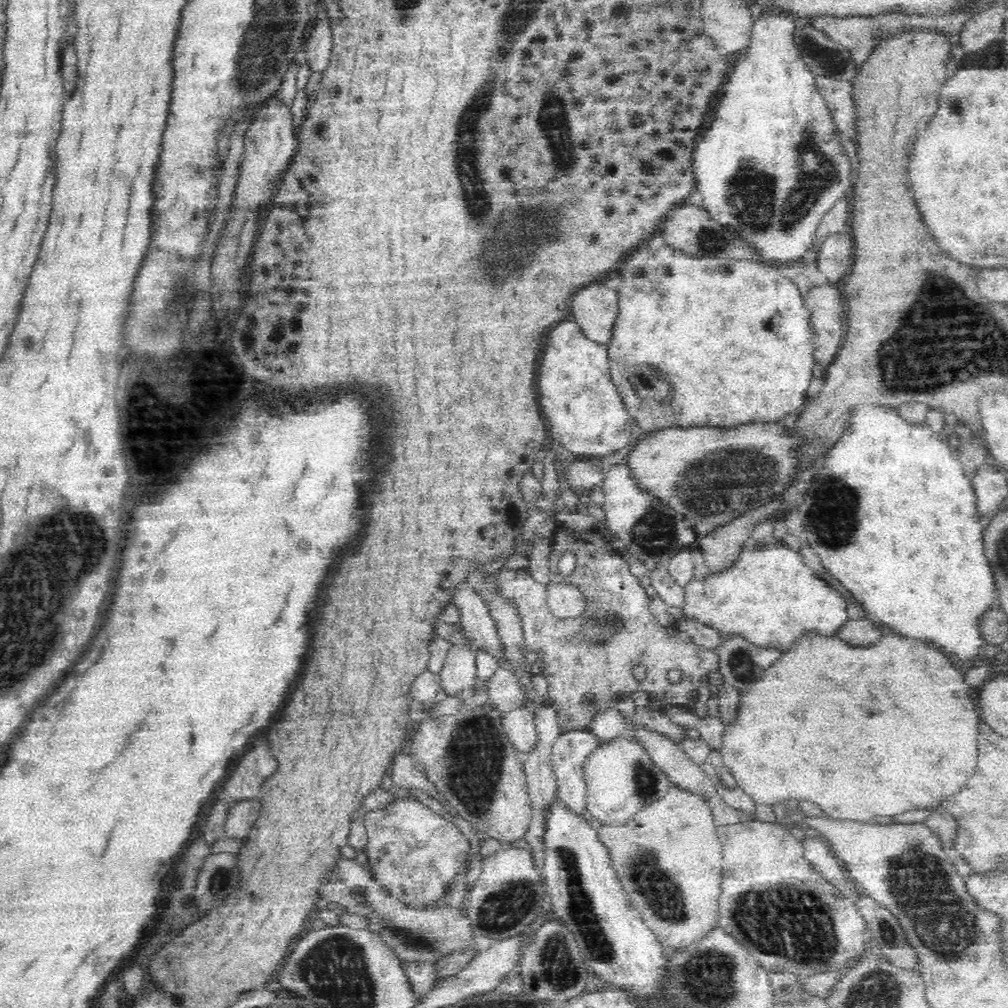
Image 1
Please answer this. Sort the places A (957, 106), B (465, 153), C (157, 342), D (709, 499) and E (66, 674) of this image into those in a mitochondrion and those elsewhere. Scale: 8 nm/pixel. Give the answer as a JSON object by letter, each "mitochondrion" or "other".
{"A":"mitochondrion","B":"mitochondrion","C":"mitochondrion","D":"mitochondrion","E":"other"}

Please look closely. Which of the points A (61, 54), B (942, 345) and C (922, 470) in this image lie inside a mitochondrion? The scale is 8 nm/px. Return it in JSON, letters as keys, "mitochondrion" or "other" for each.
{"A":"other","B":"mitochondrion","C":"other"}

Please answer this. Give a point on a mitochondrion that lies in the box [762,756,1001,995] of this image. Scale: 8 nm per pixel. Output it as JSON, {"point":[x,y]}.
{"point":[941,926]}

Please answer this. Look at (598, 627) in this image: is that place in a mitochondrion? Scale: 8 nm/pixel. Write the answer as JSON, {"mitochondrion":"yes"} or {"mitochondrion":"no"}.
{"mitochondrion":"yes"}

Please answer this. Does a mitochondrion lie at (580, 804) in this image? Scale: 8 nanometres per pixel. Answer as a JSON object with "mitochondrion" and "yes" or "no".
{"mitochondrion":"no"}

